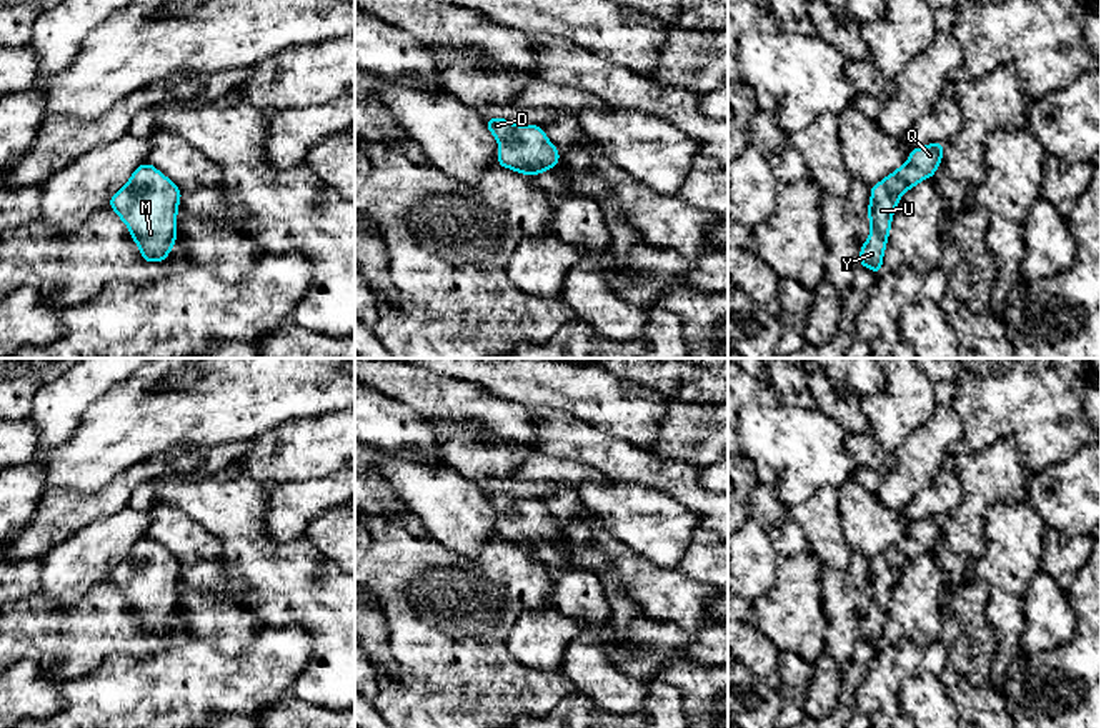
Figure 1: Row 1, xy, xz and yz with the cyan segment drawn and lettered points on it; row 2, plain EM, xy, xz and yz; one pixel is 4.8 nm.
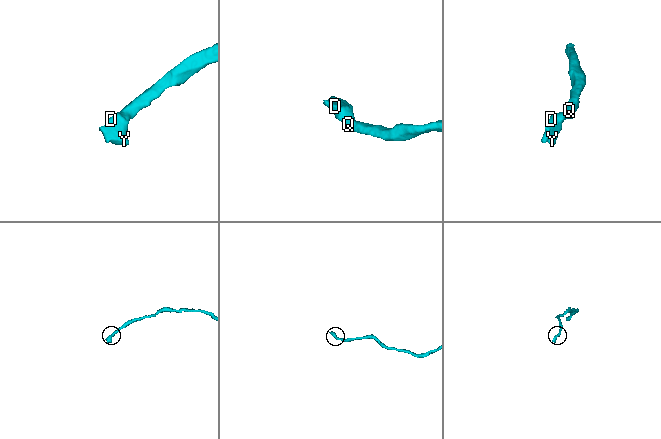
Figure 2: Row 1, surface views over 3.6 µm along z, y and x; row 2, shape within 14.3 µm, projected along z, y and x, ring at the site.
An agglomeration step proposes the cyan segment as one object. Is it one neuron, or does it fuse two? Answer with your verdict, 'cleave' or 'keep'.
keep

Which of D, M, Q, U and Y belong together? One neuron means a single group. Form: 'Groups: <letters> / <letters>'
Groups: D M Q U Y

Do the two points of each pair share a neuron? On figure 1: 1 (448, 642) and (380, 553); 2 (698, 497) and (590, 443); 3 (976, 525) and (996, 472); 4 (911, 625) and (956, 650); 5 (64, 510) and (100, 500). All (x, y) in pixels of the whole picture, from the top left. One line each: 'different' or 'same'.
1: same
2: same
3: same
4: different
5: same

